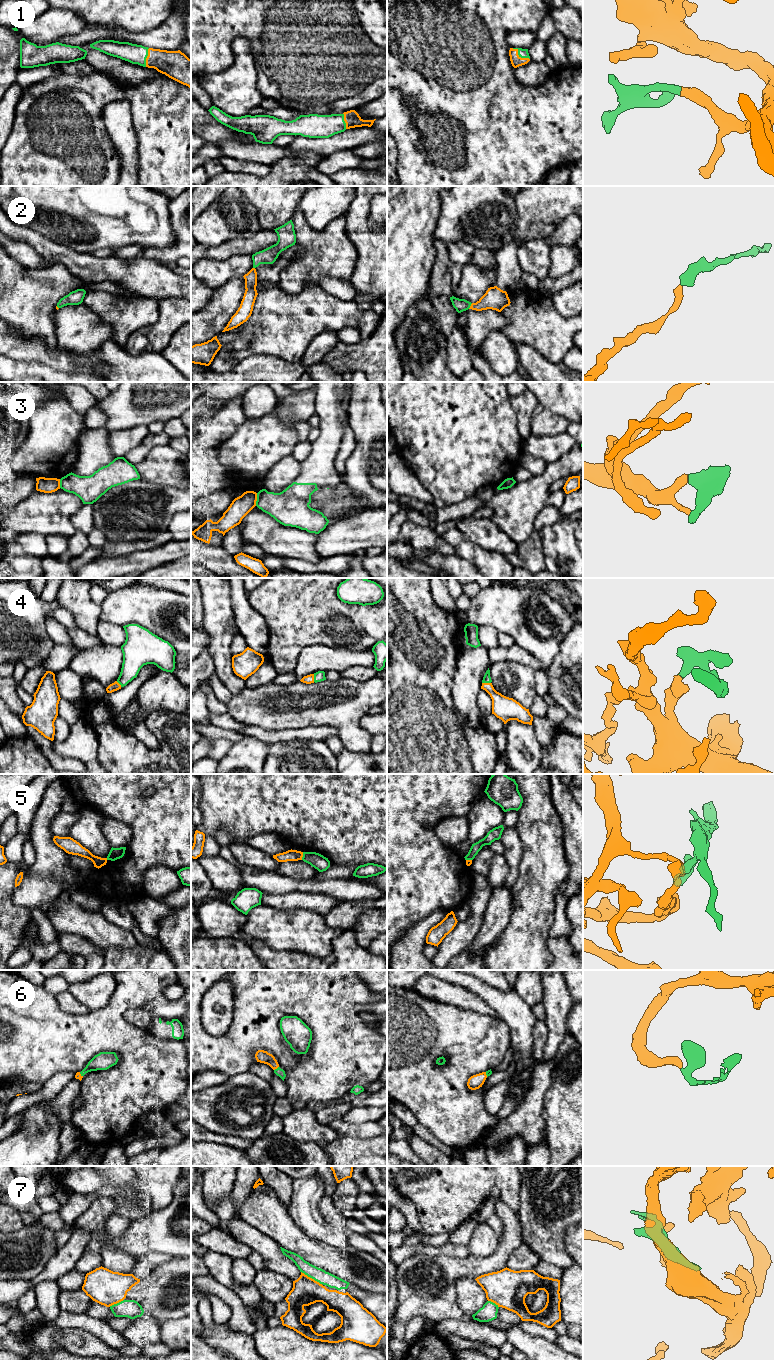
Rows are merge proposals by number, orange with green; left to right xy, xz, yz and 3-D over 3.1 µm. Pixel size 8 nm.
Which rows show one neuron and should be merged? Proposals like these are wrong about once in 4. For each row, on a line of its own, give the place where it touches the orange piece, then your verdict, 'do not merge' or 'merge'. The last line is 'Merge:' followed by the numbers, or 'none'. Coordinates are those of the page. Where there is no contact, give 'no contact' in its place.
1: contact yz (518, 55); merge
2: contact yz (470, 306); merge
3: contact xz (256, 499); do not merge
4: contact yz (486, 683); merge
5: contact xz (302, 856); do not merge
6: contact xz (276, 1068); merge
7: contact xz (311, 1278); merge
Merge: 1, 2, 4, 6, 7

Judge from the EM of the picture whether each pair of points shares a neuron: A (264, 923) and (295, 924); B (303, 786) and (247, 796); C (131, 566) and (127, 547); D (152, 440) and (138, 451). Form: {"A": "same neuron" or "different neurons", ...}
{"A": "same neuron", "B": "same neuron", "C": "different neurons", "D": "same neuron"}

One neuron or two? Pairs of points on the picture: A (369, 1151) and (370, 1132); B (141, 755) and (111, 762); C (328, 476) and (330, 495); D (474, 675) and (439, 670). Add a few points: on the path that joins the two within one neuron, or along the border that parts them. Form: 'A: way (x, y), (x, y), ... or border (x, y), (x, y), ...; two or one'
A: border (347, 1135), (358, 1138), (376, 1136); two
B: way (134, 760), (118, 760); one
C: border (341, 480), (333, 488), (329, 489); two
D: border (459, 649), (451, 695); two

